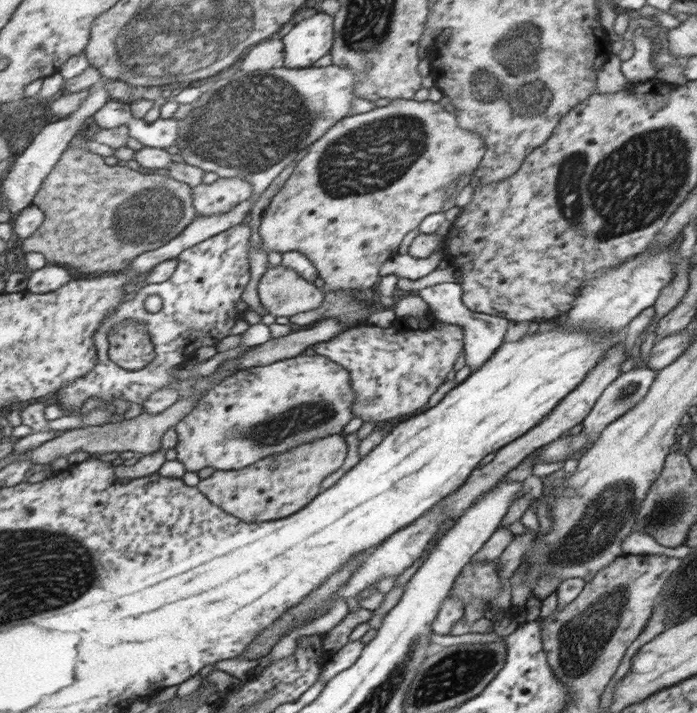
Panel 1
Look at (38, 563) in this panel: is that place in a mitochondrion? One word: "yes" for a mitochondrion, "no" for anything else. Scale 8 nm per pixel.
yes

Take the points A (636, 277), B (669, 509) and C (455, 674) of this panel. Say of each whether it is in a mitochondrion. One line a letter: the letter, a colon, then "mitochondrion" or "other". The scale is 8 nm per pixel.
A: other
B: mitochondrion
C: mitochondrion

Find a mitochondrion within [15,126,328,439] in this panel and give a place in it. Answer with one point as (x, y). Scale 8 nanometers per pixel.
(144, 216)

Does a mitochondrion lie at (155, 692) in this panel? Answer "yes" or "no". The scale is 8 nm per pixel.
no

